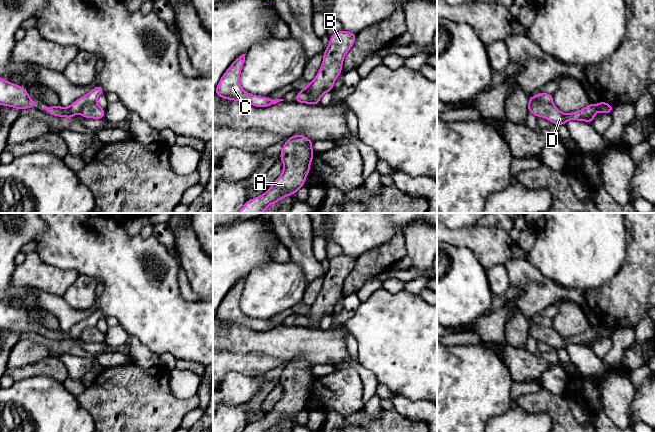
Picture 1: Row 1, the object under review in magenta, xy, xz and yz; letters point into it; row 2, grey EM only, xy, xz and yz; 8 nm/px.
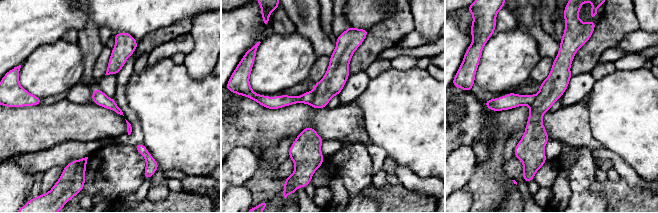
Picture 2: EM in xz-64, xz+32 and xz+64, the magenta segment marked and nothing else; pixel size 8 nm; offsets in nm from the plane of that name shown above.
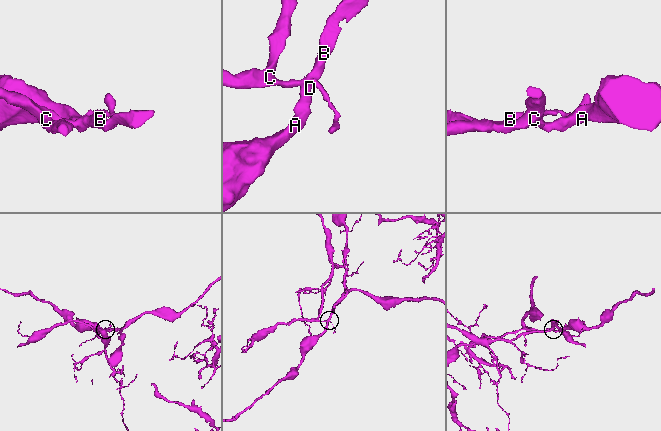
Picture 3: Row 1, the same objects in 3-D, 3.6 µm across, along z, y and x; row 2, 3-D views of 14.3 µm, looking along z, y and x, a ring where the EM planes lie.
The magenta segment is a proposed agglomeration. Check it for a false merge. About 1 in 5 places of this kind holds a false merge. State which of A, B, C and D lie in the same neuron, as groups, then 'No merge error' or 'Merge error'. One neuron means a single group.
Groups: A B D / C. Merge error

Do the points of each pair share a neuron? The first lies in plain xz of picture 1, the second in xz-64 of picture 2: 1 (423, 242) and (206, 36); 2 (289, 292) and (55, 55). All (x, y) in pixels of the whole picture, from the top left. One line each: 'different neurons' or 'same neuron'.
1: same neuron
2: same neuron

